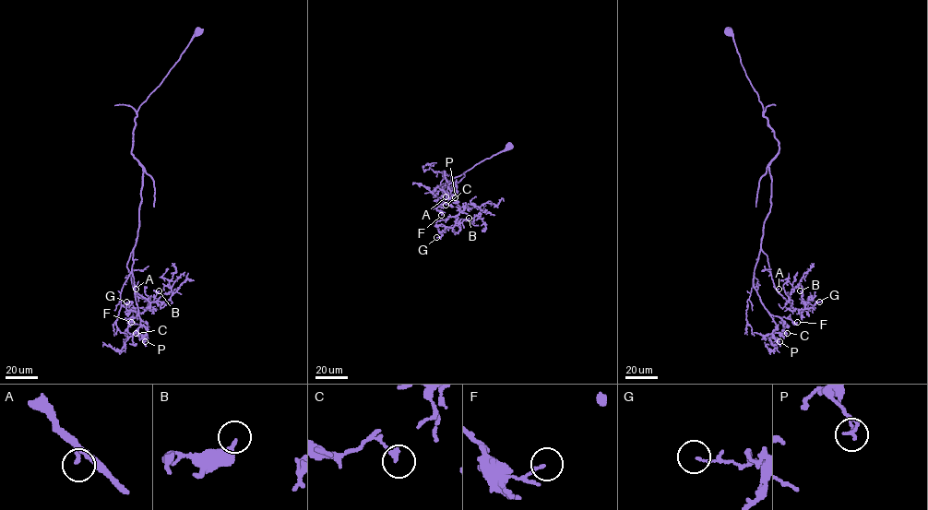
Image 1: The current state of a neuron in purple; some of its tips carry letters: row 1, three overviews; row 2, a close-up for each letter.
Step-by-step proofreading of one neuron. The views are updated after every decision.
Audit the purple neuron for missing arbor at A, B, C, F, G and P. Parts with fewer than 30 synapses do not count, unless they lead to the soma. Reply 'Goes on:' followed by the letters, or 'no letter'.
Goes on: no letter

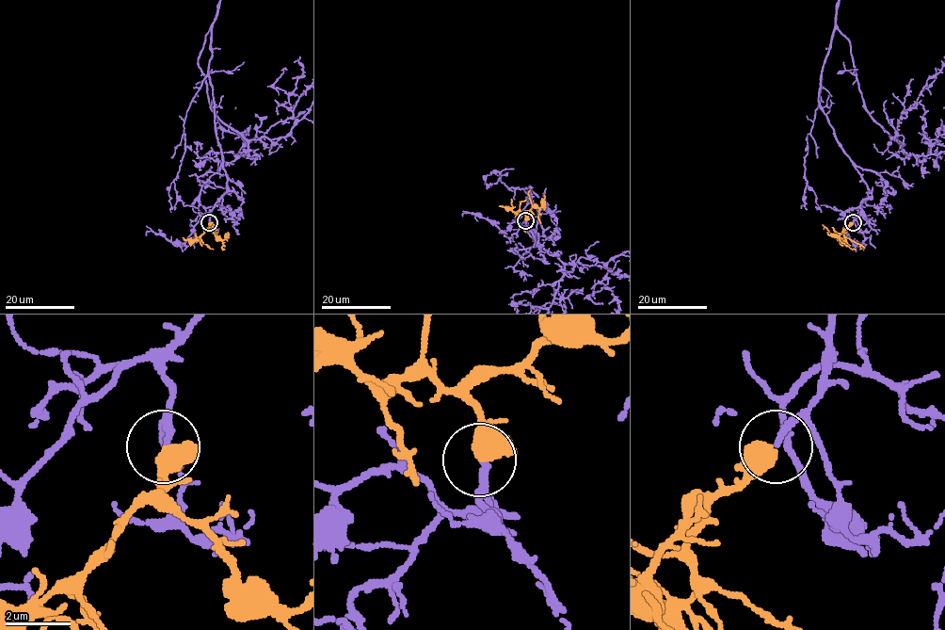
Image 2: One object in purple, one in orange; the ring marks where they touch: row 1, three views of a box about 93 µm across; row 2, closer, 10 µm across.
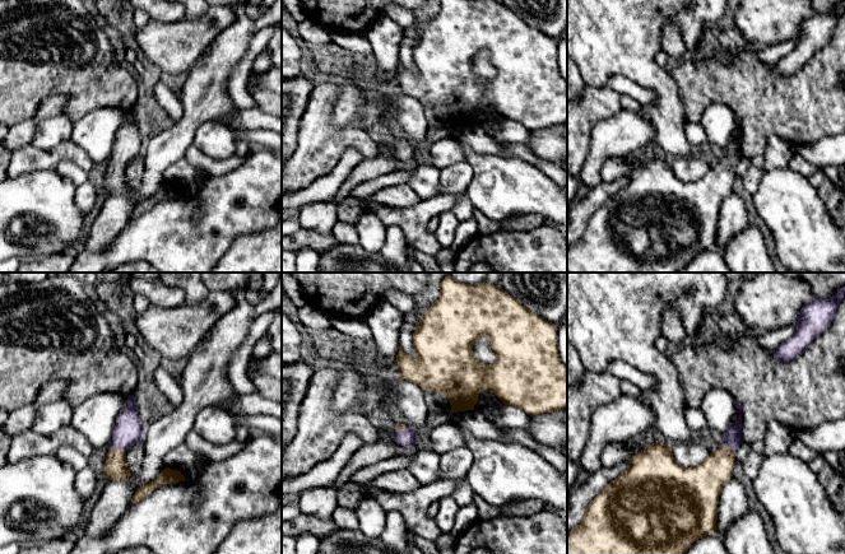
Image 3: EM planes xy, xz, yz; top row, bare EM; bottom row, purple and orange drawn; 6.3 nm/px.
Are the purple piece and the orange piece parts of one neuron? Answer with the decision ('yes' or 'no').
yes

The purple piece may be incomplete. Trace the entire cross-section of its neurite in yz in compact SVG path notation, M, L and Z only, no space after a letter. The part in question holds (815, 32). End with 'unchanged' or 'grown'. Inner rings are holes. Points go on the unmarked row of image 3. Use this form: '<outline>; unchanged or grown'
M845 0L830 13L814 11L808 19L803 20L795 47L791 52L774 64L774 70L780 76L786 76L803 67L811 57L821 50L831 38L839 19L845 15Z; unchanged

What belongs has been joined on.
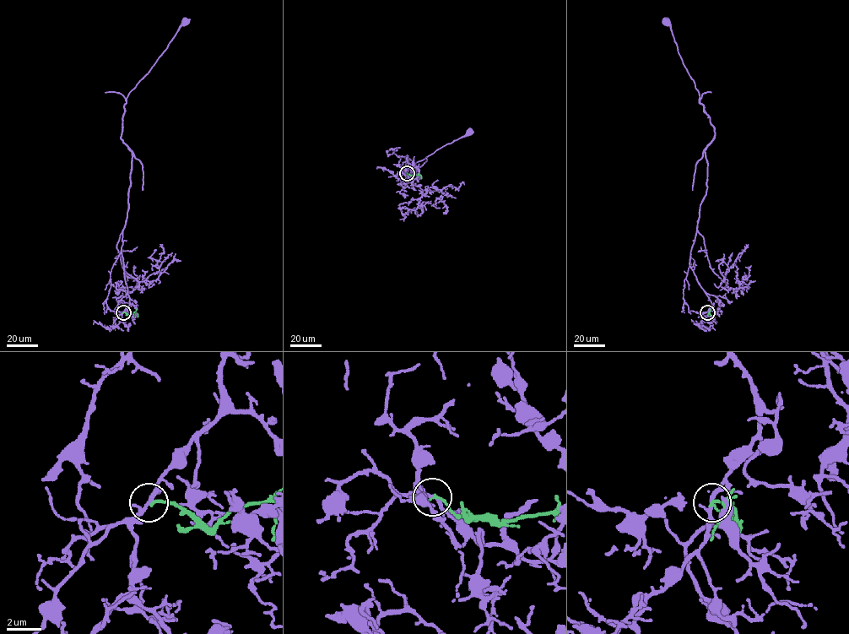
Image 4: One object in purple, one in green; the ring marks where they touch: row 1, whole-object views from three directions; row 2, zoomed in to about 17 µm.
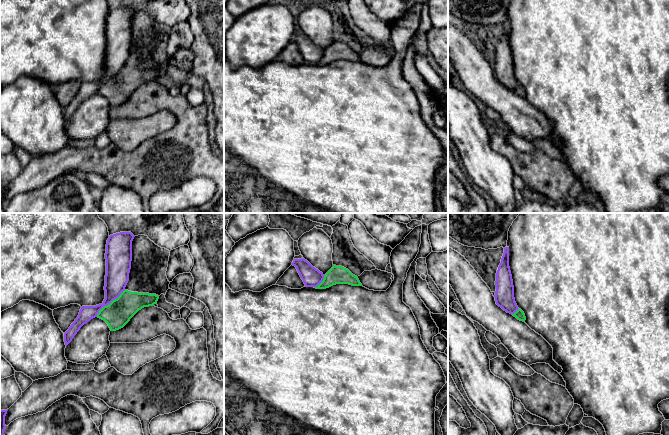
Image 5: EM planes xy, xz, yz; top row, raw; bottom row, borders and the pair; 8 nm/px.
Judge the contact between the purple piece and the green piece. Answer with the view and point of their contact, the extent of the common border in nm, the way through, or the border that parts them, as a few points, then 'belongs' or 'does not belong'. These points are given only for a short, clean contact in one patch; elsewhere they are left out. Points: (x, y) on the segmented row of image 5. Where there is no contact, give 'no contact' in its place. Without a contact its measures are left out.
xy (109, 303) | 320 nm | does not belong

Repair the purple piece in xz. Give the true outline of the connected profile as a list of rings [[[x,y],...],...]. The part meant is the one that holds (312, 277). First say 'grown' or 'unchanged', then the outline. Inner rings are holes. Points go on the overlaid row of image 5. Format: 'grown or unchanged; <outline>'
unchanged; [[[304,258],[294,259],[292,265],[296,267],[305,287],[317,287],[324,279],[324,275]]]

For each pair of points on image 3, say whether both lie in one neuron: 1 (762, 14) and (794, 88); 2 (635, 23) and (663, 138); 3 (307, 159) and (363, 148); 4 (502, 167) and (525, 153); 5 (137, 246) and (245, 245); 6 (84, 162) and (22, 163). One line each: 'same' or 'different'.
1: different
2: same
3: same
4: different
5: different
6: same

